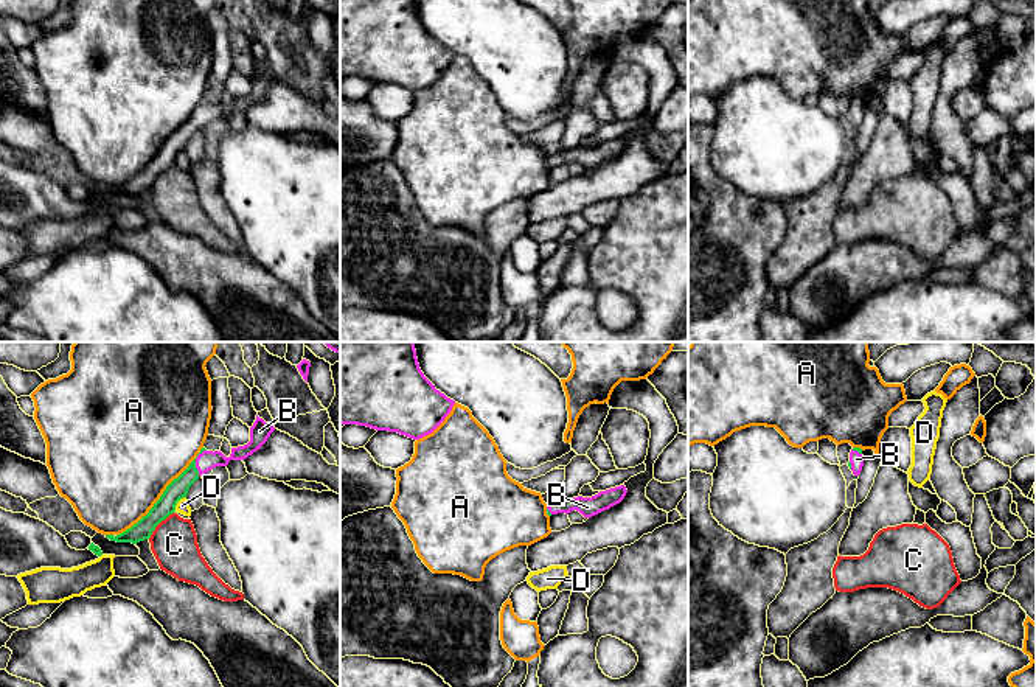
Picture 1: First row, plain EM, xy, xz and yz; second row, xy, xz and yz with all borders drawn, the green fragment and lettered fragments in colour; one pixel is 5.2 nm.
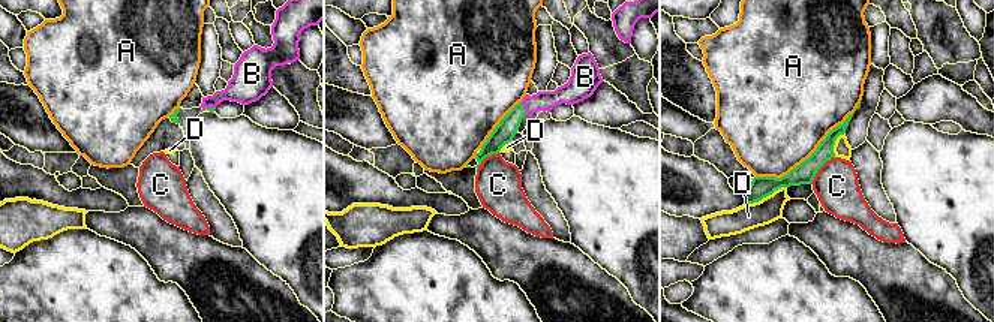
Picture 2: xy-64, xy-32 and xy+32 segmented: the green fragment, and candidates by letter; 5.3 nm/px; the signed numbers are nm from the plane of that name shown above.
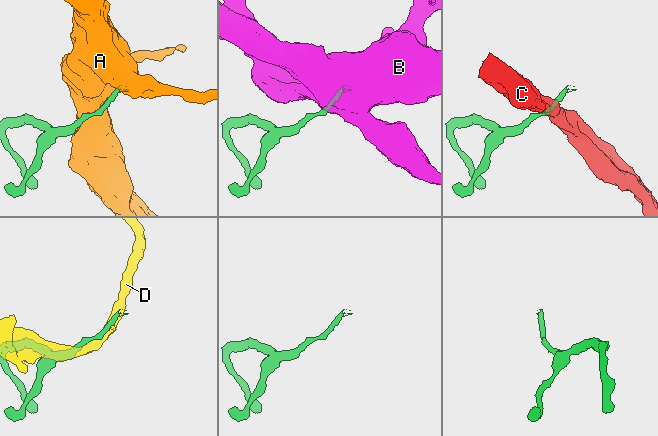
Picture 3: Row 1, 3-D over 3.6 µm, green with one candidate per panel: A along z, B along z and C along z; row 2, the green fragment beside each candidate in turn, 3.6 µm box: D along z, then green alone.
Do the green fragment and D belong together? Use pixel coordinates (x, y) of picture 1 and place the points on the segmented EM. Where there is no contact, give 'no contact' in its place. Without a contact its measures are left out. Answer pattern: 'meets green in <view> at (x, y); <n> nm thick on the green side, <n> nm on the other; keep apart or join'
meets green in xy at (177, 501); 100 nm thick on the green side, 70 nm on the other; keep apart

